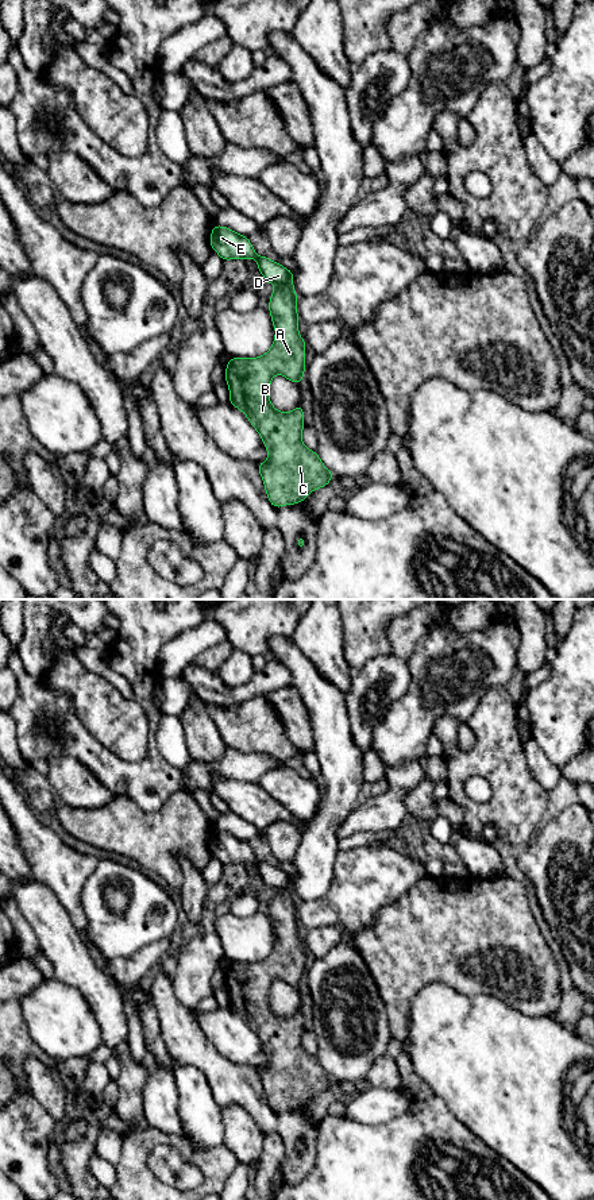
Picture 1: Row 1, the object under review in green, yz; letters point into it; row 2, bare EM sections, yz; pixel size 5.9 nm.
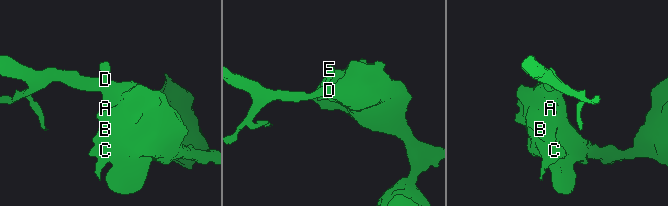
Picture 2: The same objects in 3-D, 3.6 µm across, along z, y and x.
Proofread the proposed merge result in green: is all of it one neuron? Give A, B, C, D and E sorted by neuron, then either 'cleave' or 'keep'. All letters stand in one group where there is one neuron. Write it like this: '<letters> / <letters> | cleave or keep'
A B C D E | keep

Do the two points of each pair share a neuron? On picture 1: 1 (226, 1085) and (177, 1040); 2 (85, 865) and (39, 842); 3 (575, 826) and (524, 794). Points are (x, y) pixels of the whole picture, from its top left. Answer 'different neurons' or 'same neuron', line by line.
1: same neuron
2: same neuron
3: different neurons

